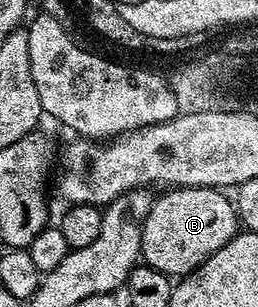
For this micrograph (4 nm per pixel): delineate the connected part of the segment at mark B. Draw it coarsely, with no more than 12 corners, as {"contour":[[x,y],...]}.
{"contour":[[213,186],[151,203],[141,258],[192,274],[240,233],[236,203]]}

